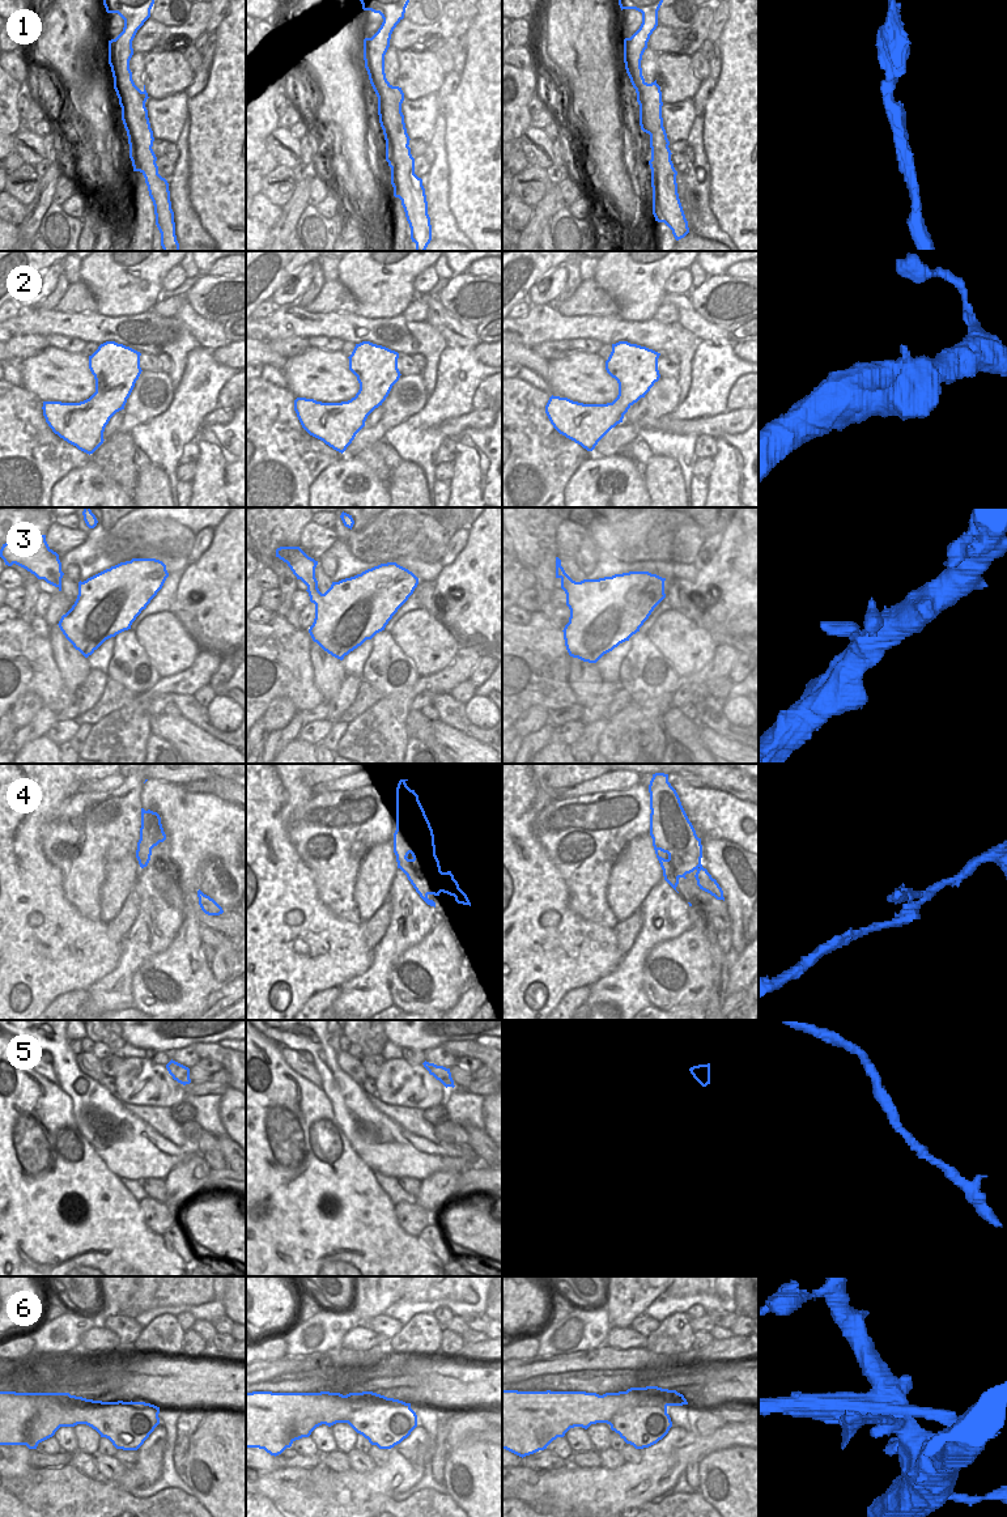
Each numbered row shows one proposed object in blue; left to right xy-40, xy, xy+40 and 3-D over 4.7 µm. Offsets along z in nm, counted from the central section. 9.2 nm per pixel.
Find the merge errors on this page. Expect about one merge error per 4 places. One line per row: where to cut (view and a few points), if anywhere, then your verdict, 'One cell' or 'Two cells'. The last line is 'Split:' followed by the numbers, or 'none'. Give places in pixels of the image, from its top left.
1: No split. One cell
2: No split. One cell
3: No split. One cell
4: Split along xy (441, 871), (436, 878), (436, 883), (442, 891). Two cells
5: No split. One cell
6: Split along xy (402, 1401), (396, 1405), (365, 1405), (357, 1409), (347, 1422). Two cells
Split: 4, 6.

